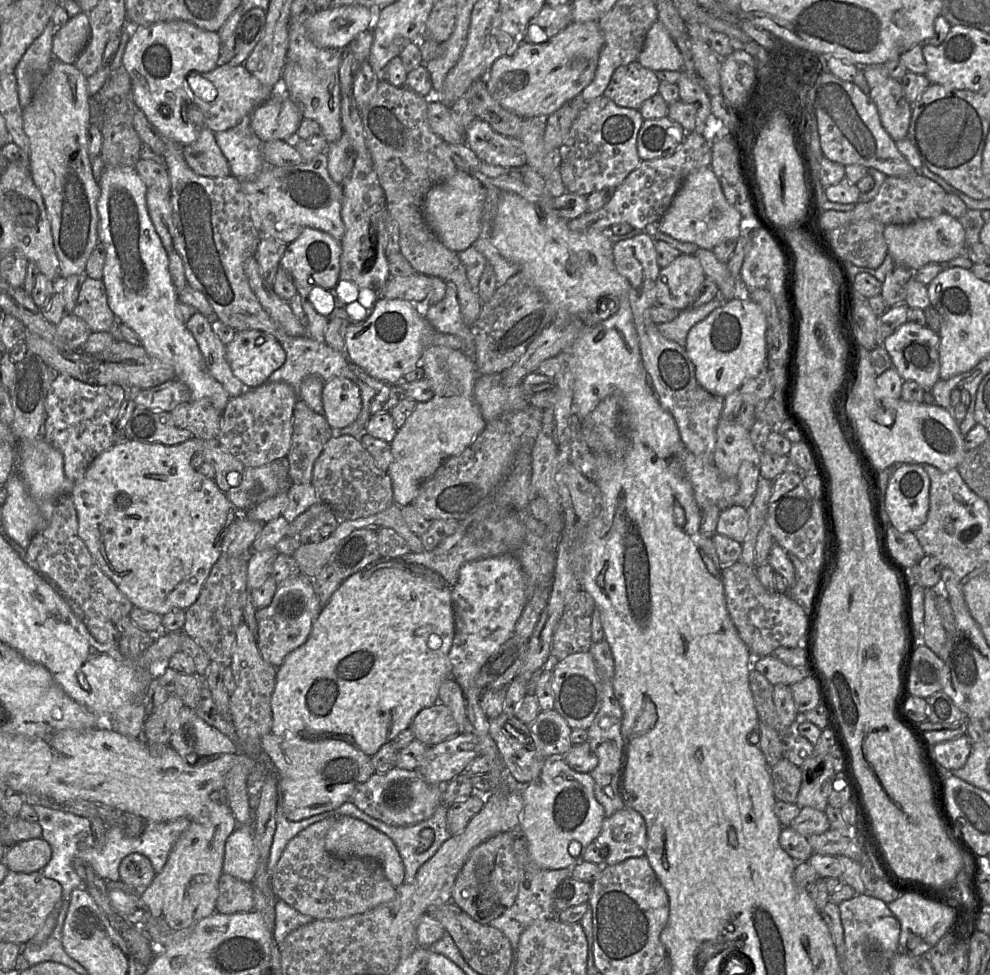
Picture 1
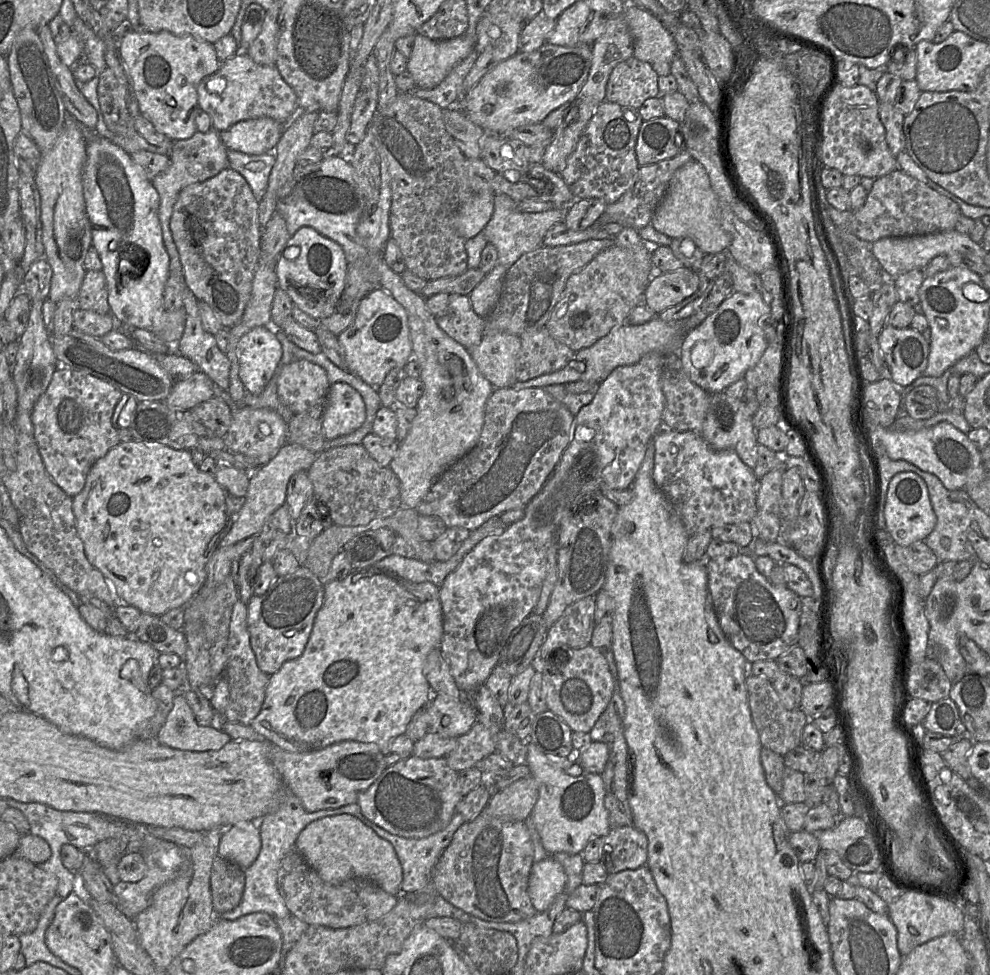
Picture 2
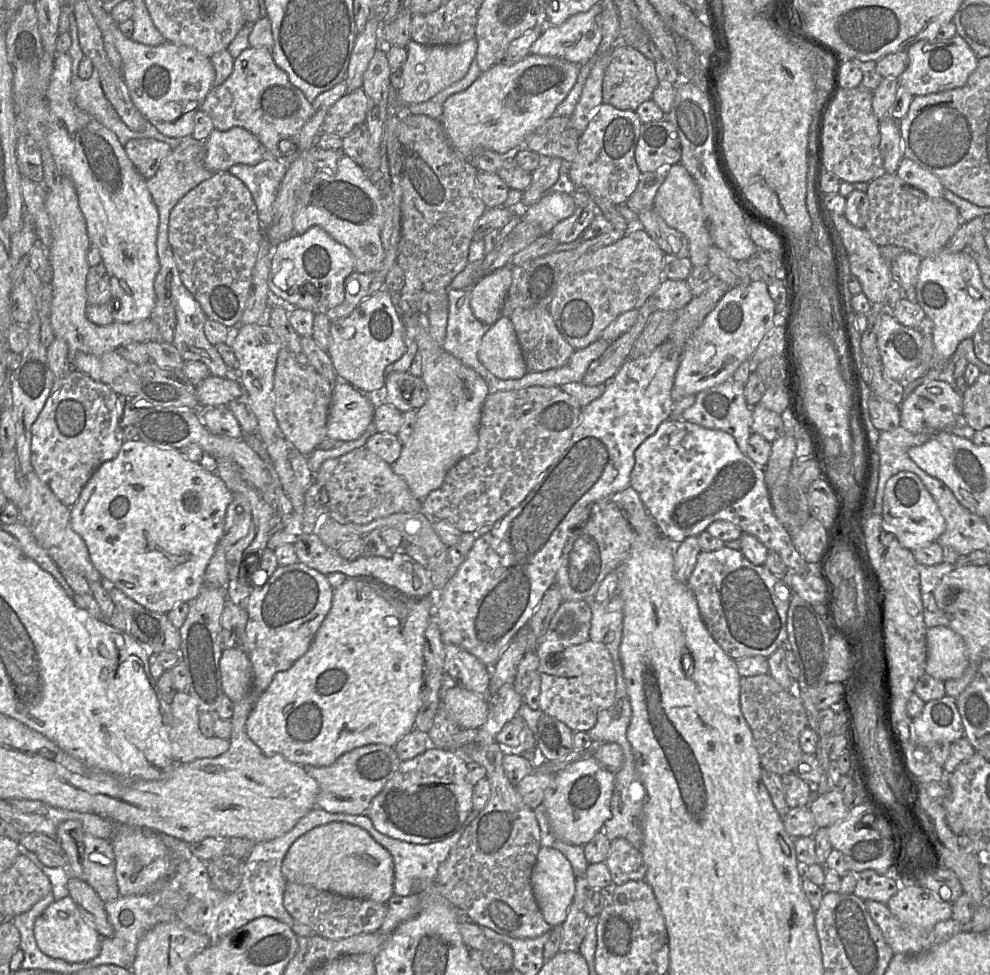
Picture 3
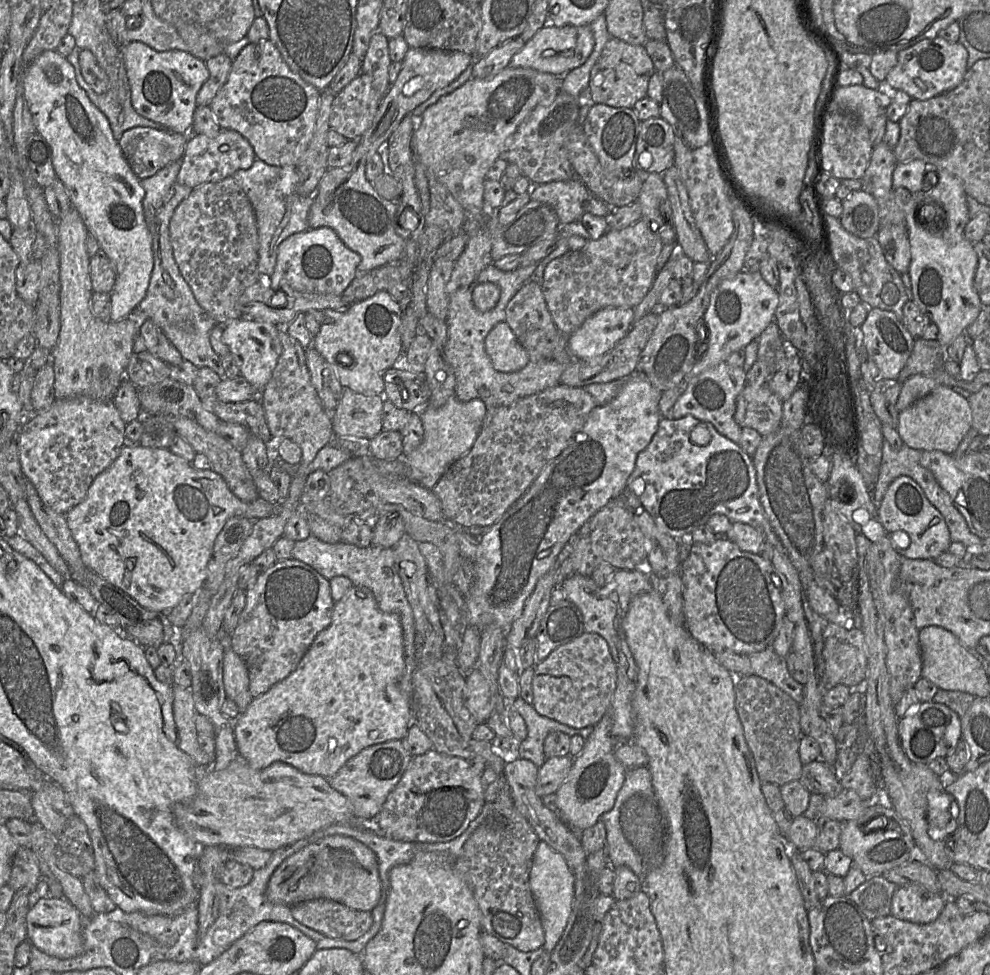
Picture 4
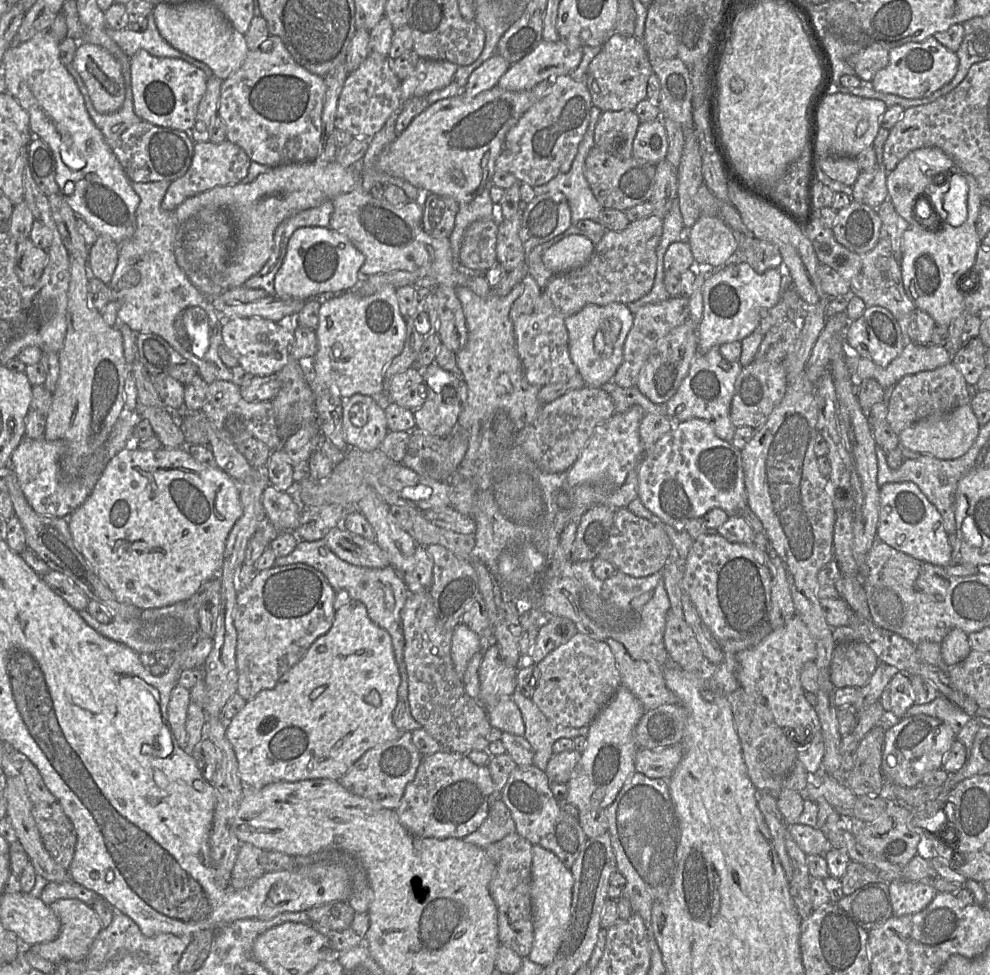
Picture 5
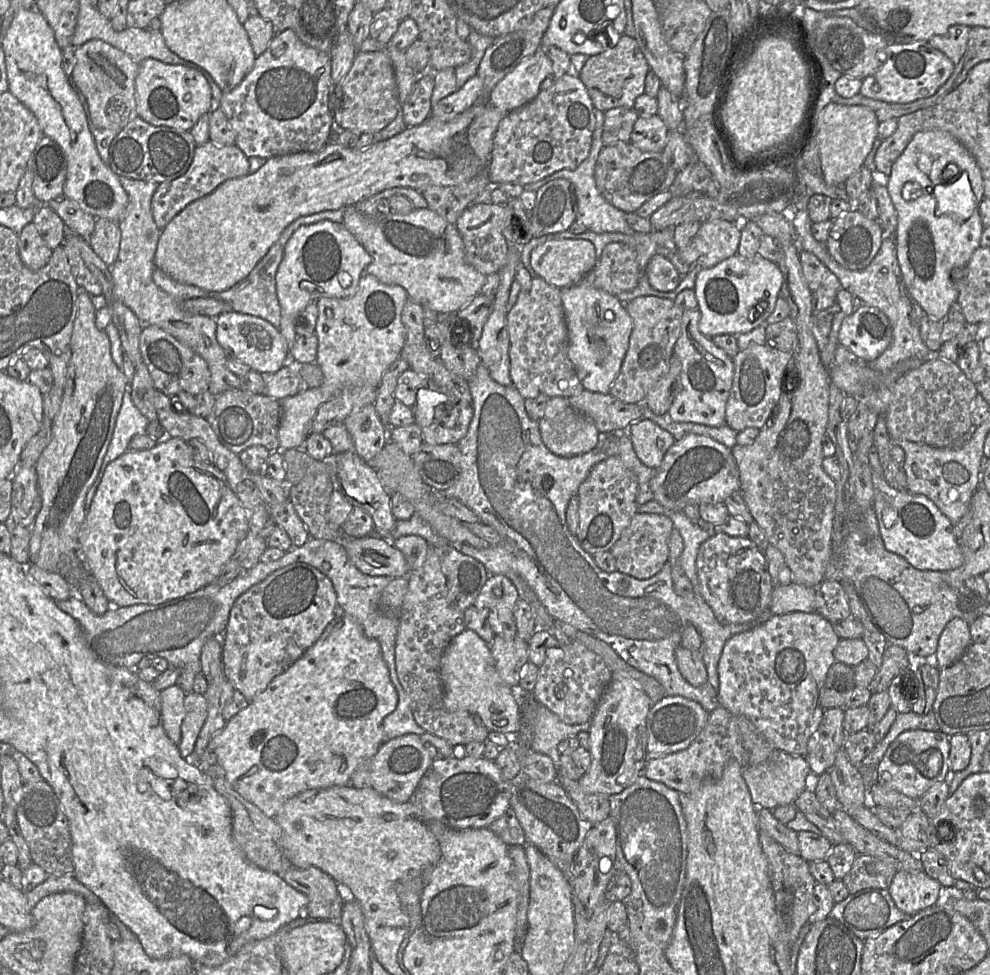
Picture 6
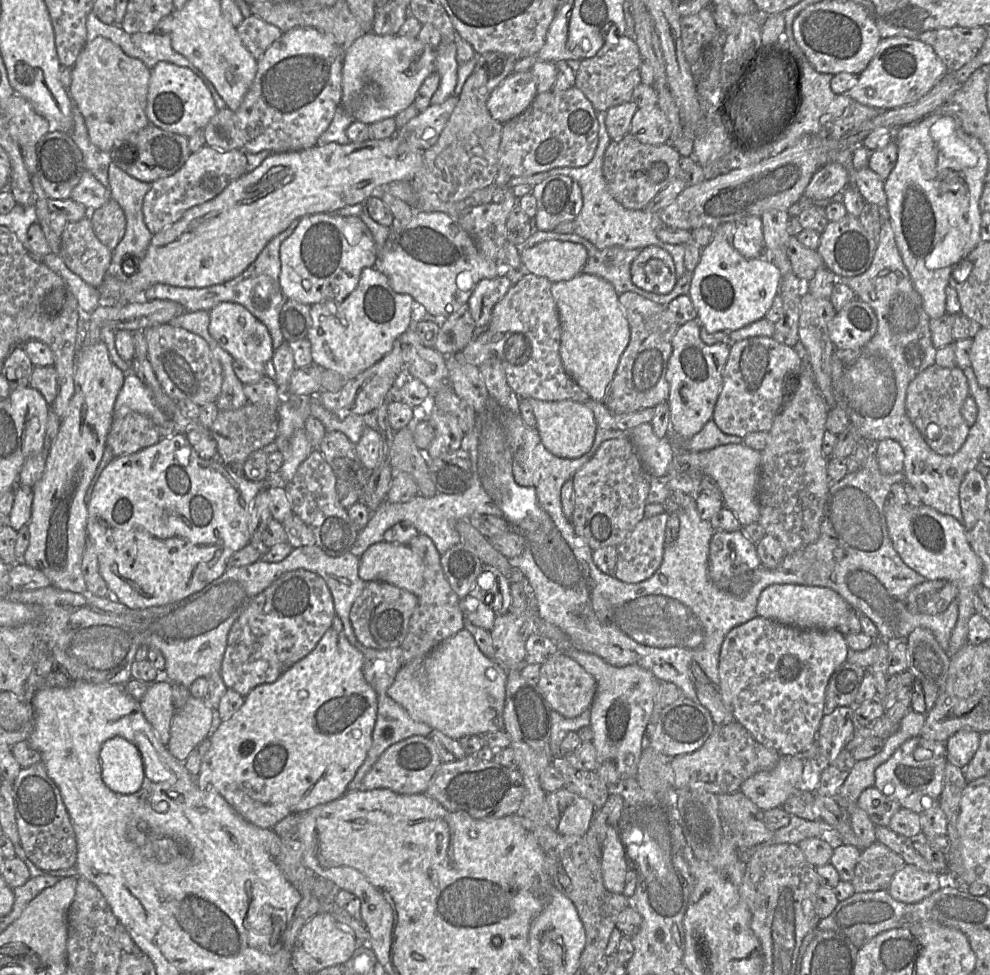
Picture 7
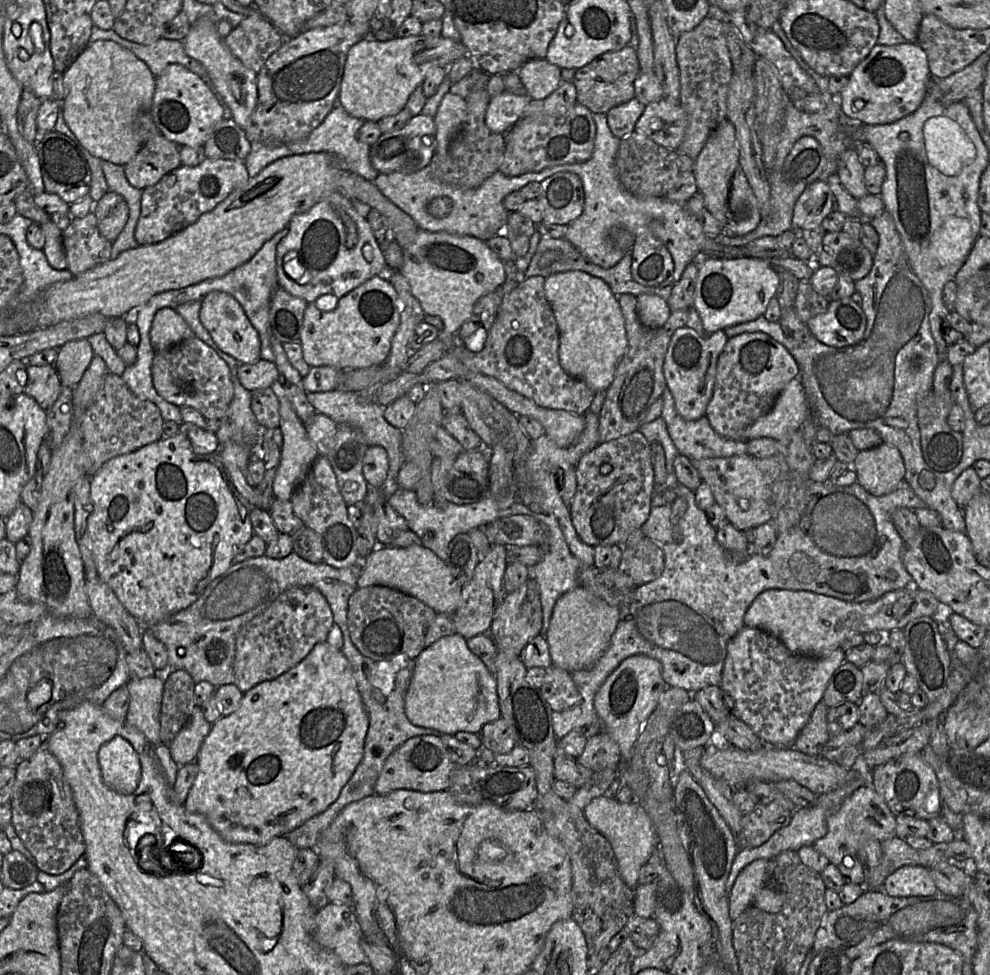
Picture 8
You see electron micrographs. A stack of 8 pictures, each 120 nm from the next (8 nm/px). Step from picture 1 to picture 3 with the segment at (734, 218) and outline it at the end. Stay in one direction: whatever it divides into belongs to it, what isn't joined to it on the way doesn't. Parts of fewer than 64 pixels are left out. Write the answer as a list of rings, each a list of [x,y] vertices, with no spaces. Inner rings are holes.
[[[680,162],[672,165],[661,184],[654,208],[668,226],[684,234],[689,241],[689,260],[693,267],[705,266],[708,263],[708,252],[713,240],[708,229],[708,221],[701,204],[698,185]]]

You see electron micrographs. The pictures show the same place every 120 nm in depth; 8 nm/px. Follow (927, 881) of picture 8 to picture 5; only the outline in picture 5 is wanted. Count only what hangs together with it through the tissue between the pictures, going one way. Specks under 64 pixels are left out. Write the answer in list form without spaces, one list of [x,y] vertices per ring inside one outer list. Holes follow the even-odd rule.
[[[904,879],[889,882],[889,892],[894,916],[920,912],[939,893],[934,887]]]

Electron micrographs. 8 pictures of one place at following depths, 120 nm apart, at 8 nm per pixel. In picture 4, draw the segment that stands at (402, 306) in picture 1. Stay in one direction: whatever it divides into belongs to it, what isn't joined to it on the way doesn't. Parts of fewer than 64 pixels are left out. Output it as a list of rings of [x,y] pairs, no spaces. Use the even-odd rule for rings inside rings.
[[[378,291],[373,296],[355,302],[345,309],[319,310],[324,314],[324,319],[319,332],[312,336],[311,347],[313,347],[329,364],[337,376],[343,388],[364,395],[383,395],[385,372],[398,364],[403,355],[403,346],[399,334],[402,311],[392,296],[387,291]],[[506,322],[498,323],[485,338],[485,350],[495,370],[517,372],[529,362],[528,355]]]

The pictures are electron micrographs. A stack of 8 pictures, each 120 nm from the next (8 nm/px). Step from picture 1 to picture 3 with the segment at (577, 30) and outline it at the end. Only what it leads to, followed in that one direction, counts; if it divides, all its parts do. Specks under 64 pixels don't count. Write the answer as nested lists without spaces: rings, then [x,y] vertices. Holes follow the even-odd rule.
[[[529,54],[524,59],[520,60],[517,63],[498,64],[491,67],[489,70],[482,72],[478,77],[478,79],[466,90],[463,90],[461,92],[458,92],[449,96],[444,102],[443,114],[440,120],[451,146],[463,158],[469,161],[473,156],[473,154],[476,152],[476,150],[483,149],[483,148],[493,150],[501,155],[514,154],[520,147],[523,146],[528,136],[530,136],[537,128],[539,128],[548,119],[550,119],[553,116],[556,107],[567,97],[567,95],[575,85],[578,74],[579,74],[579,70],[580,70],[579,64],[567,61],[563,58]]]

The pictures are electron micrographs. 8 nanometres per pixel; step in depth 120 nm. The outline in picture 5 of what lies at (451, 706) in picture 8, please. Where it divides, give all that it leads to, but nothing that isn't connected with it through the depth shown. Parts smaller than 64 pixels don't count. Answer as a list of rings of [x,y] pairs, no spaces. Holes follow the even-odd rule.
[[[460,622],[453,630],[451,642],[451,658],[460,678],[464,675],[472,656],[480,650],[480,636]],[[511,698],[501,699],[493,706],[484,707],[491,727],[495,727],[502,732],[524,736],[525,725],[521,712]]]

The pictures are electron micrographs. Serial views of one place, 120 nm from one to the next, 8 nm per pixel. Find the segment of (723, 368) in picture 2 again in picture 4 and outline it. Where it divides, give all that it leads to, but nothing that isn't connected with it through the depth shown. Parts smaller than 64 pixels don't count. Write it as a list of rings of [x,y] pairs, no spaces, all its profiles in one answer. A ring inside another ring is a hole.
[[[742,270],[733,278],[723,280],[717,286],[703,316],[703,325],[707,328],[707,340],[698,350],[693,368],[678,385],[661,394],[662,406],[669,409],[668,418],[672,418],[673,405],[685,391],[689,380],[719,363],[725,362],[732,352],[744,349],[752,340],[757,339],[775,319],[778,302],[777,289],[771,287],[759,272],[747,273]]]

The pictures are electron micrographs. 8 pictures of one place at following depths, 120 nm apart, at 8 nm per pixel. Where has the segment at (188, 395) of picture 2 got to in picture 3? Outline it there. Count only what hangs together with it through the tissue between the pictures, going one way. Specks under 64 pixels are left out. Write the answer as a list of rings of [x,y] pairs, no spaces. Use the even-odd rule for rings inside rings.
[[[231,372],[226,377],[209,375],[195,388],[201,408],[227,406],[243,392],[241,383]]]

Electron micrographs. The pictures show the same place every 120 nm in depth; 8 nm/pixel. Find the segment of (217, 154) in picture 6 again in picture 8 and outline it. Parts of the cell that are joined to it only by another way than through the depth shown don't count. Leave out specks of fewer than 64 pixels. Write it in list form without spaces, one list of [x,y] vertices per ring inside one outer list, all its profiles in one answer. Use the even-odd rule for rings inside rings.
[[[206,158],[197,166],[181,164],[164,175],[156,184],[145,188],[141,196],[141,210],[135,228],[138,244],[161,242],[180,232],[208,211],[214,209],[232,191],[249,180],[245,161]]]

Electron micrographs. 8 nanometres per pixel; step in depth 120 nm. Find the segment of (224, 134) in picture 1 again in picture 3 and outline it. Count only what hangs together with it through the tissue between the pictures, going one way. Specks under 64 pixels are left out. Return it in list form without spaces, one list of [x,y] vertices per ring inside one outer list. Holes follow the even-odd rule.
[[[265,157],[254,165],[235,164],[228,170],[249,189],[256,204],[263,235],[272,224],[277,191],[290,161]]]

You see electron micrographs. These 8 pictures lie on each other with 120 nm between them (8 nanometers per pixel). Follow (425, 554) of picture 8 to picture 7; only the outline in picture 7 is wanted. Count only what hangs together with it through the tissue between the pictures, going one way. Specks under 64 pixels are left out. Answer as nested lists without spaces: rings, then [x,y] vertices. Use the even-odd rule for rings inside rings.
[[[382,540],[371,545],[360,557],[358,574],[365,582],[387,582],[419,596],[424,584],[424,563],[408,545]]]

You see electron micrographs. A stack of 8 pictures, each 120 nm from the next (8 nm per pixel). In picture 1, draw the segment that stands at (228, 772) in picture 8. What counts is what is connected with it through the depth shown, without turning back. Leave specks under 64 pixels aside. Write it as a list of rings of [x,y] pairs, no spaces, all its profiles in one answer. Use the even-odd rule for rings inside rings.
[[[381,557],[363,570],[349,576],[333,593],[329,602],[323,606],[313,623],[306,642],[290,652],[277,669],[276,682],[271,698],[272,728],[276,736],[298,736],[307,740],[338,739],[352,744],[368,756],[373,756],[387,742],[410,727],[413,719],[424,708],[439,702],[441,683],[451,677],[449,652],[453,643],[455,624],[451,601],[451,591],[447,581],[436,571],[417,563],[410,563],[400,557]]]

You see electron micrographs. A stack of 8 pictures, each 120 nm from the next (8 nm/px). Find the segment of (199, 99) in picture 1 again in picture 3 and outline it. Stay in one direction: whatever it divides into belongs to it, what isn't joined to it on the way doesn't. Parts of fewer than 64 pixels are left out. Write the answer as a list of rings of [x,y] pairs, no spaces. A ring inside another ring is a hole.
[[[248,47],[235,58],[233,70],[229,77],[222,84],[210,89],[201,109],[211,118],[215,129],[224,131],[234,126],[243,127],[258,138],[265,148],[266,157],[291,161],[297,155],[294,144],[311,114],[312,102],[290,82],[287,74],[276,65],[271,50]]]

